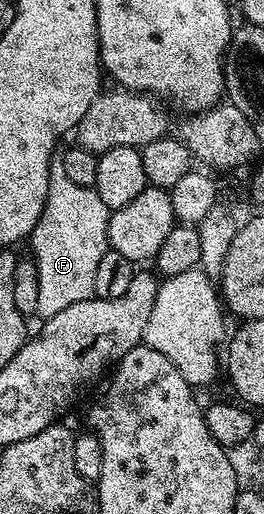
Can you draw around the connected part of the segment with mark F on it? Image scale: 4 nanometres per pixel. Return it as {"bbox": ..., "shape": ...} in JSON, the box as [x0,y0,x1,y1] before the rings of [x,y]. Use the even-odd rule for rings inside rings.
{"bbox":[32,153,109,319],"shape":[[[62,153],[52,154],[48,169],[47,196],[42,216],[32,230],[32,260],[38,272],[37,315],[50,319],[70,304],[95,295],[94,279],[98,263],[109,249],[109,208],[93,187],[71,183],[63,169]]]}

